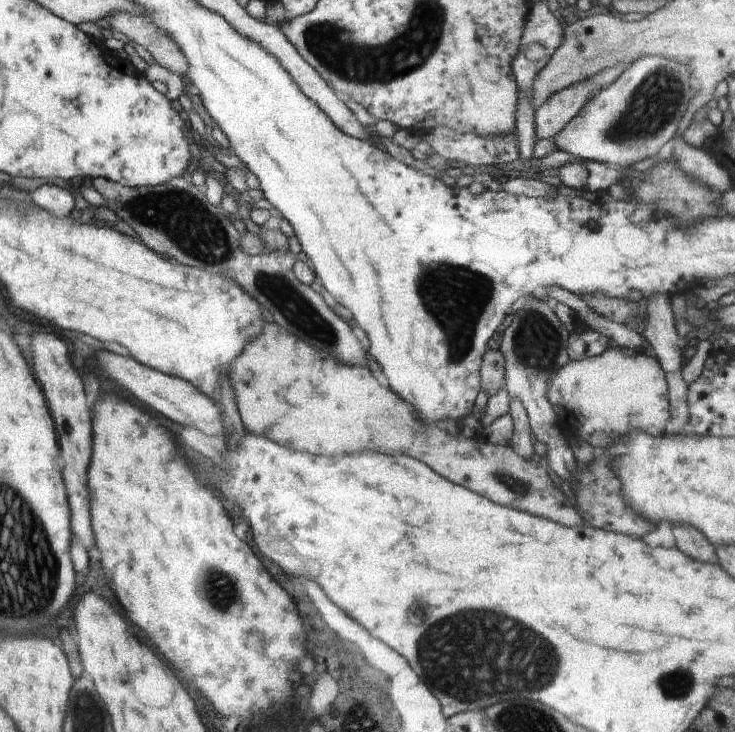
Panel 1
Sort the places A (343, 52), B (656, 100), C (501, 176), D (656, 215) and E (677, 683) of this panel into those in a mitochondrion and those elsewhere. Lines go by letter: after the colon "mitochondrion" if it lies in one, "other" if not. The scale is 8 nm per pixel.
A: mitochondrion
B: mitochondrion
C: other
D: other
E: mitochondrion

